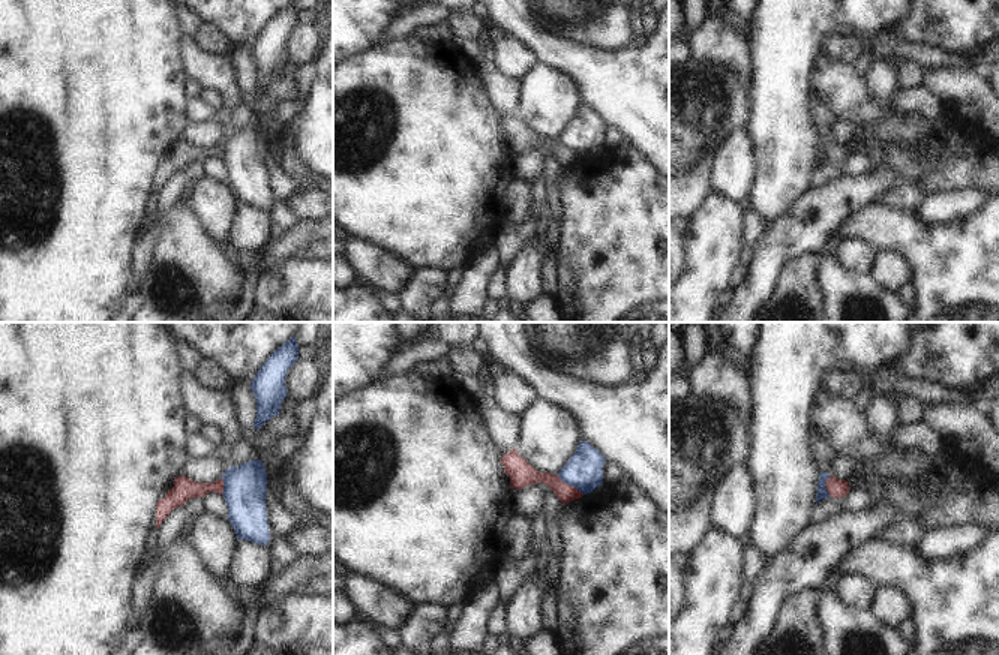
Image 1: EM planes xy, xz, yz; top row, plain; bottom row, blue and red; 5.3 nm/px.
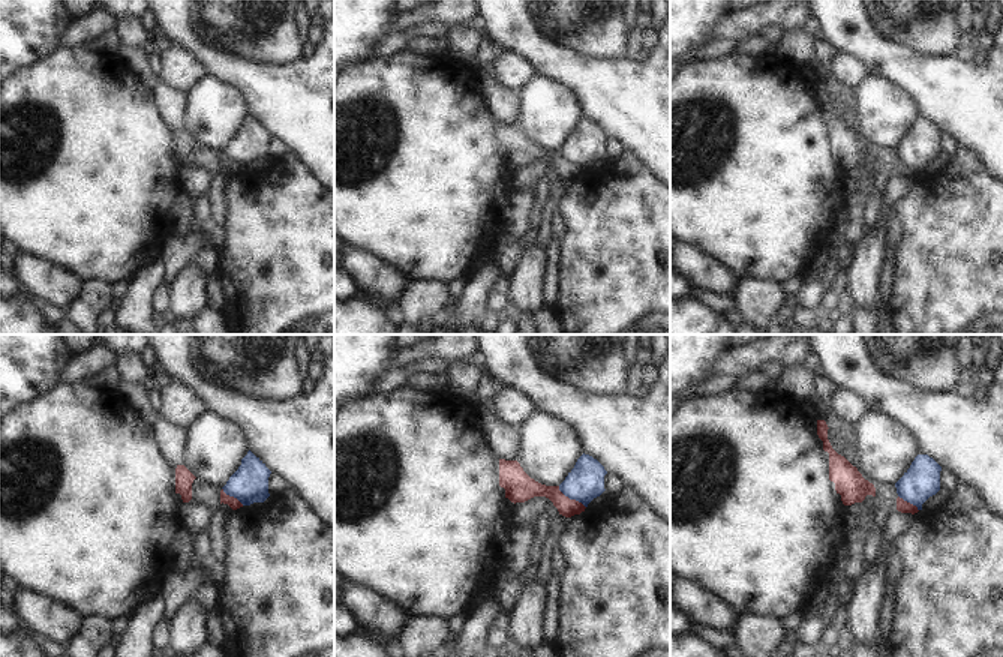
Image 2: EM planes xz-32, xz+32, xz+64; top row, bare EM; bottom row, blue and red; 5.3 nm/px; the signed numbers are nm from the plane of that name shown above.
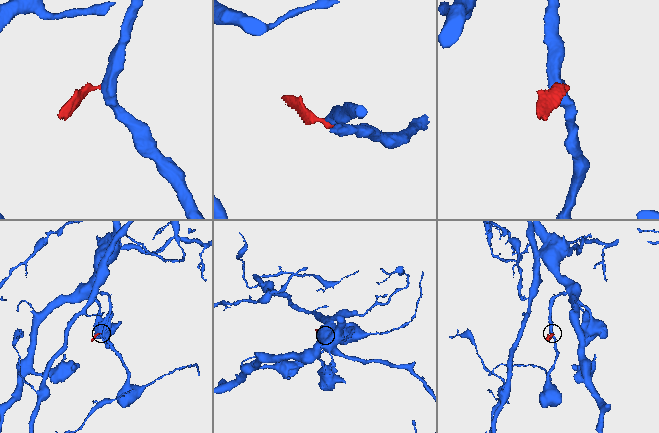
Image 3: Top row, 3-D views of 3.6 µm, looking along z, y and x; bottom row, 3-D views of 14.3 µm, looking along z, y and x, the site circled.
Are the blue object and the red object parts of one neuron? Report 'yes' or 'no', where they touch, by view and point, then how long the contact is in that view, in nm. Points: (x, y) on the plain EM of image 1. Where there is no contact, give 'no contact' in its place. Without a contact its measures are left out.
no | xz (570, 149) | 180 nm

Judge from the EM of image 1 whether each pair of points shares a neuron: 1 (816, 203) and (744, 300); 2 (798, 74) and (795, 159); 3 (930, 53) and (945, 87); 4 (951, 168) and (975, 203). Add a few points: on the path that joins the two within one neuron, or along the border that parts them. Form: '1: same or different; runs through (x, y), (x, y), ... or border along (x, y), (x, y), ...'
1: same; runs through (800, 225), (770, 255), (762, 275)
2: same; runs through (794, 95), (794, 138)
3: different; border along (972, 66), (935, 66), (926, 69)
4: different; border along (983, 189), (936, 191), (930, 195)

